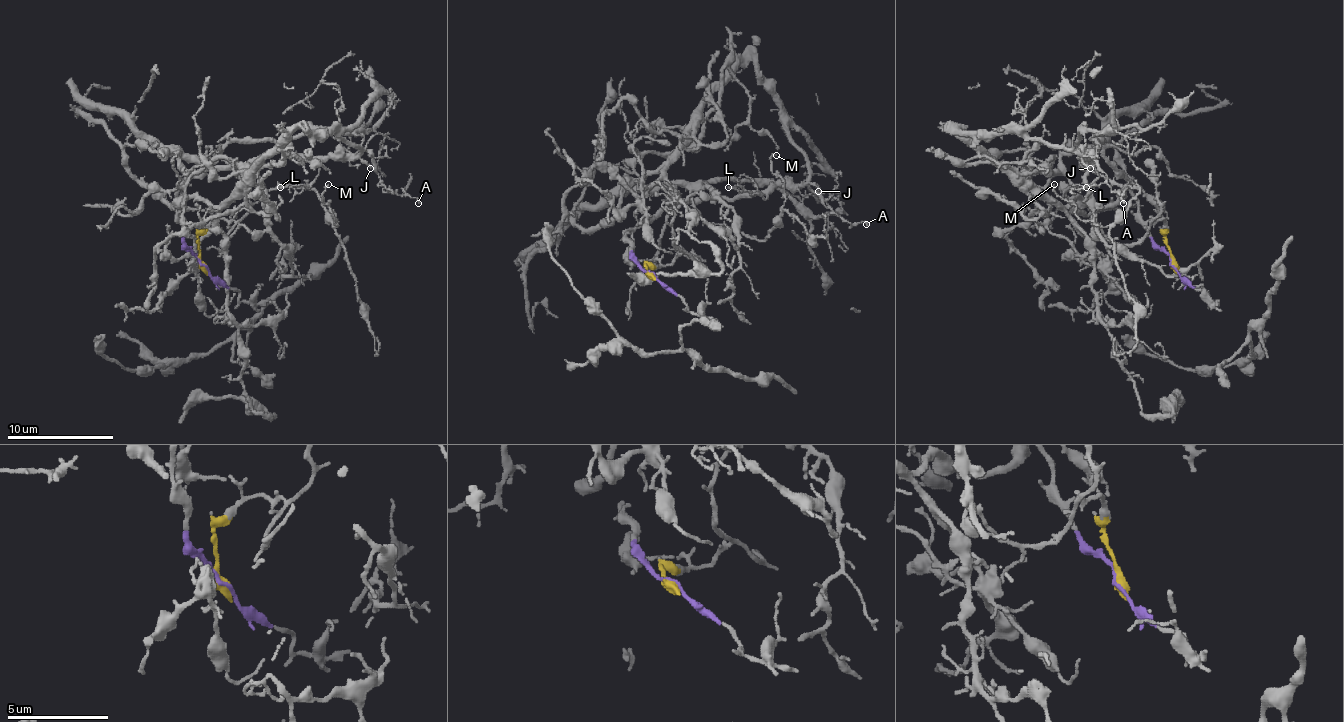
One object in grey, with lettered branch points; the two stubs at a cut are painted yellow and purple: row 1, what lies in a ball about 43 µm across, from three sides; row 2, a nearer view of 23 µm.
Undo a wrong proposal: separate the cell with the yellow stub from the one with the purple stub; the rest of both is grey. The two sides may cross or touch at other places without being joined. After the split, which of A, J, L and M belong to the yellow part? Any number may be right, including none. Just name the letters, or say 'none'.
M

